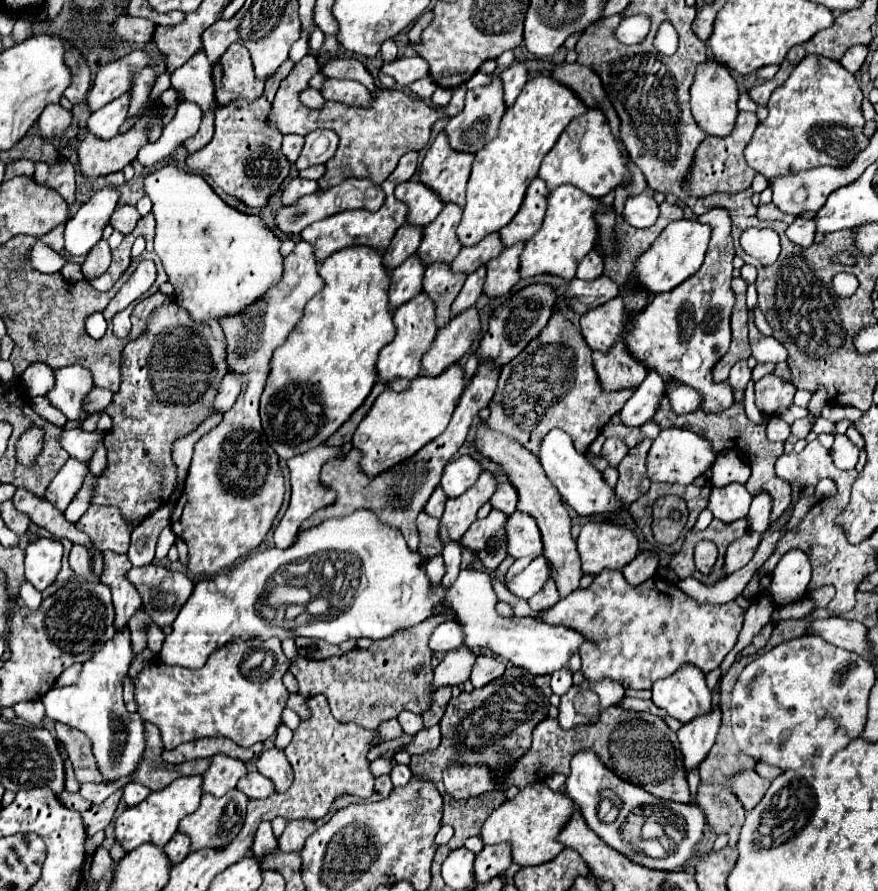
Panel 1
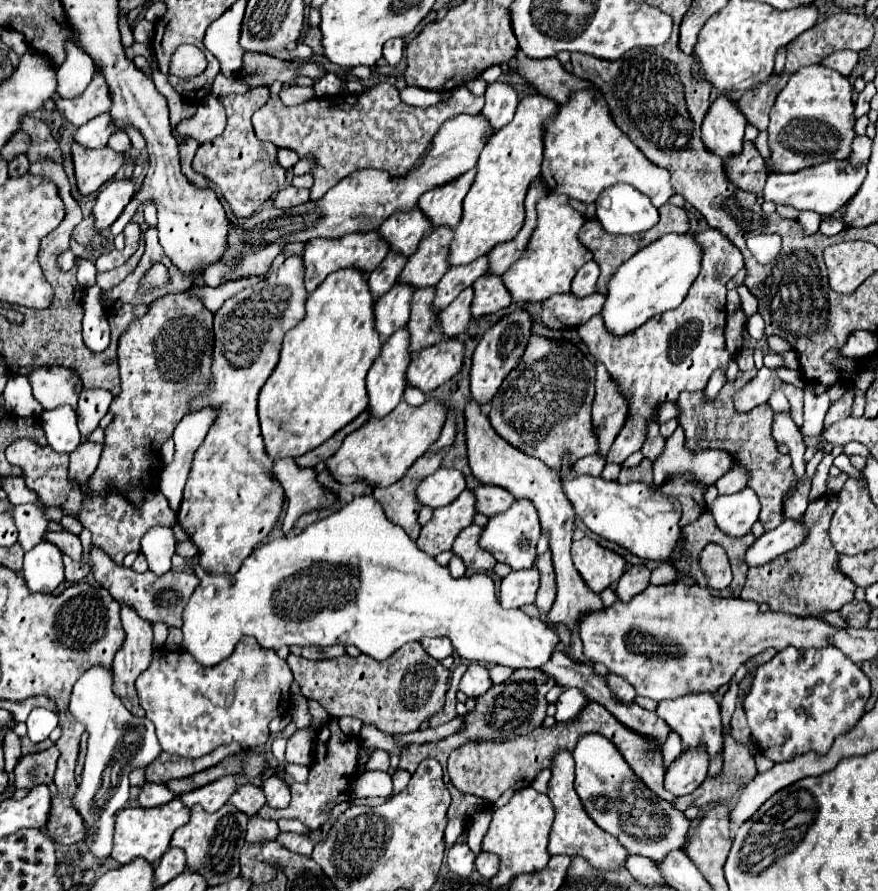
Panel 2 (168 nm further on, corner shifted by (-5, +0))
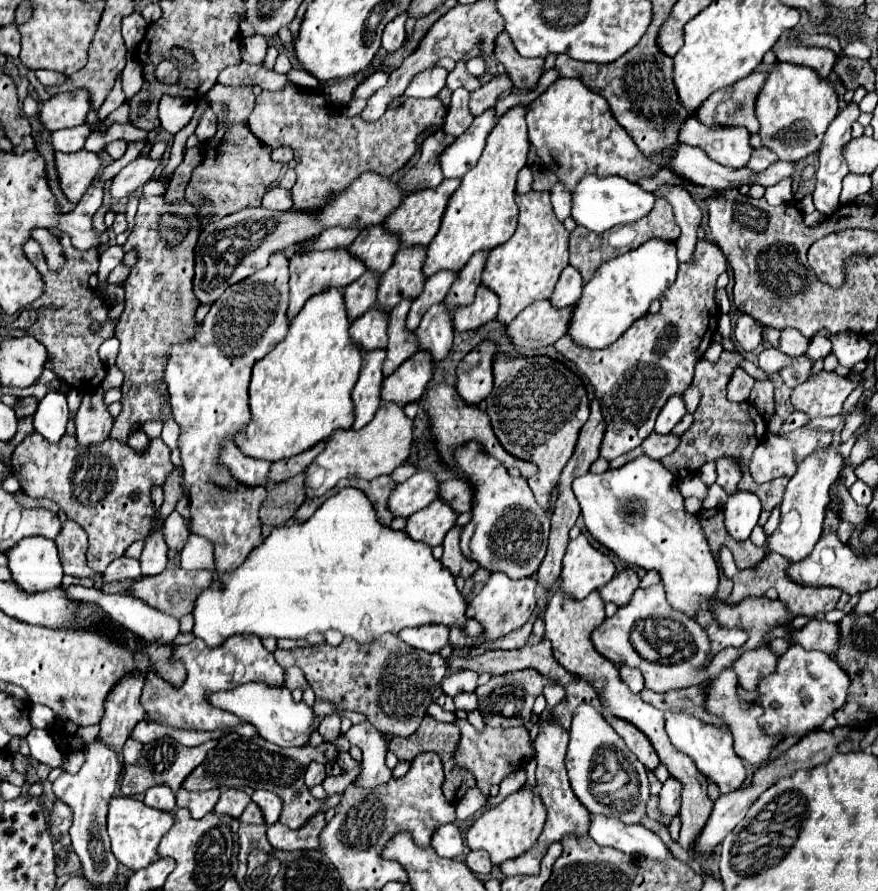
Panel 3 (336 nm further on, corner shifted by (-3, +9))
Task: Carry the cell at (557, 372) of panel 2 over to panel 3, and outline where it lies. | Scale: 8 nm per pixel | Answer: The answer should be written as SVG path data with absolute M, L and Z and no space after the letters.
M503 354L493 364L493 374L495 386L487 398L491 426L507 452L539 466L539 474L529 480L529 486L537 504L547 510L551 490L557 484L567 460L573 456L579 430L589 416L587 388L565 362L549 356L511 358Z

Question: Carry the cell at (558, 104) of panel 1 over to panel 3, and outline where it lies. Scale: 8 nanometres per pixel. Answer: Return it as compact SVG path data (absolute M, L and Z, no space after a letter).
M517 104L509 108L489 134L487 146L479 162L463 176L461 186L449 200L441 228L427 250L427 260L423 272L427 276L439 270L461 270L467 260L485 248L495 248L505 244L517 228L517 202L515 202L515 182L523 166L527 166L529 138L525 128L527 104Z

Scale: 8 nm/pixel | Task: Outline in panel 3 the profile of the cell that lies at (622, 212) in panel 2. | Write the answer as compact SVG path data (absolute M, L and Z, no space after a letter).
M587 176L577 186L577 192L573 192L571 216L577 224L589 228L591 232L603 234L615 226L641 220L643 216L649 214L649 210L653 210L653 202L655 196L651 192L645 192L639 184L633 184L623 176L607 176L607 178Z

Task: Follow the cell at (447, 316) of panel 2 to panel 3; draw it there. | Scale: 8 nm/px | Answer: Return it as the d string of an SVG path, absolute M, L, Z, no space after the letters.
M445 302L433 304L425 312L417 328L421 350L429 350L433 354L433 360L443 360L453 344L455 328L453 328L453 312L449 310L451 308Z

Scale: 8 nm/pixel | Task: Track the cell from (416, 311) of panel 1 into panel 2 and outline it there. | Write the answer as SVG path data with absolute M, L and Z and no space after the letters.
M399 329L397 333L393 333L385 343L383 343L383 353L379 353L379 361L375 361L375 365L371 365L369 373L367 373L367 397L369 397L369 417L381 419L387 413L391 413L397 403L401 401L401 395L405 391L405 369L411 363L411 355L407 351L409 347L409 333L407 329Z

